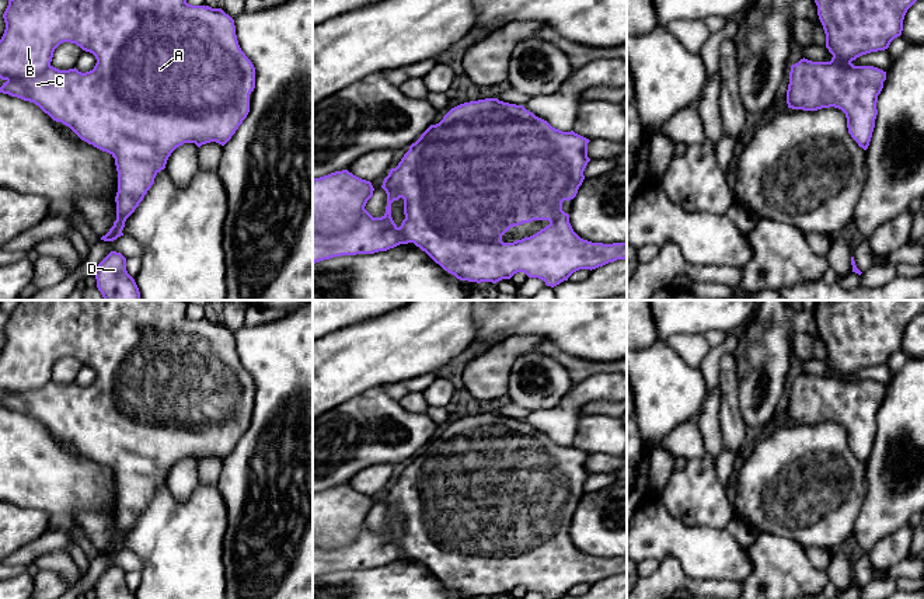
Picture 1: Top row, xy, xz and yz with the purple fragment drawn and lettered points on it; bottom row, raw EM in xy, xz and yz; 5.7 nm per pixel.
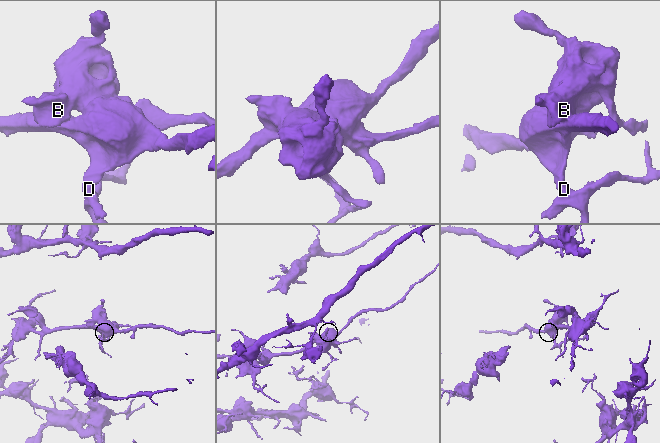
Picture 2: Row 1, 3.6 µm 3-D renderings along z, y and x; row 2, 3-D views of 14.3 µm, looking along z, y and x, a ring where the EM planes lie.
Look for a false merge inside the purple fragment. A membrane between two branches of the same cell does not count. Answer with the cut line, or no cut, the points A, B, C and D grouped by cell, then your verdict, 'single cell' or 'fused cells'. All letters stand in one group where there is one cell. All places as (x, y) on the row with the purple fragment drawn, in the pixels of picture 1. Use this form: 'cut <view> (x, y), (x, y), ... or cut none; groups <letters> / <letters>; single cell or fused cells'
cut none; groups A B C D; single cell

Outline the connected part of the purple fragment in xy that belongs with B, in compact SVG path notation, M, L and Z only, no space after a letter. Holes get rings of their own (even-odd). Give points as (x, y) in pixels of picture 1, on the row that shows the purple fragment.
M8 0L3 18L6 29L0 39L0 79L4 83L0 93L34 102L53 121L69 126L81 140L115 159L118 171L116 220L109 231L101 237L104 241L114 241L123 236L126 219L143 201L154 184L156 175L165 168L168 157L177 147L184 143L195 143L201 147L210 142L224 146L250 112L250 94L255 88L255 67L238 45L234 20L222 8L192 6L186 0ZM63 42L76 43L83 51L93 53L97 59L94 69L81 73L76 67L69 70L53 67L50 65L53 52Z

